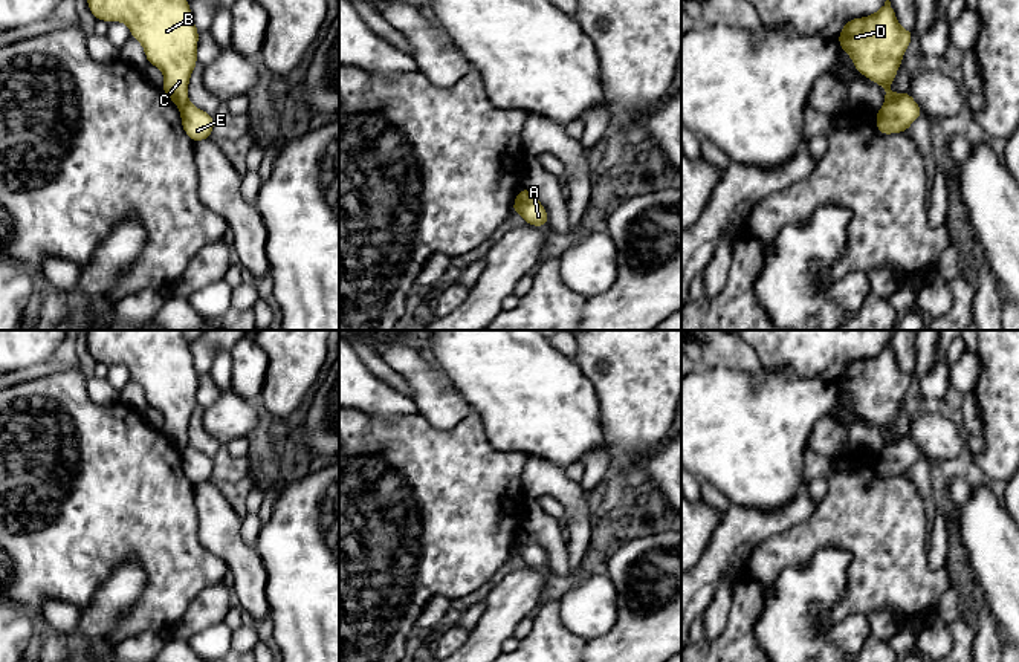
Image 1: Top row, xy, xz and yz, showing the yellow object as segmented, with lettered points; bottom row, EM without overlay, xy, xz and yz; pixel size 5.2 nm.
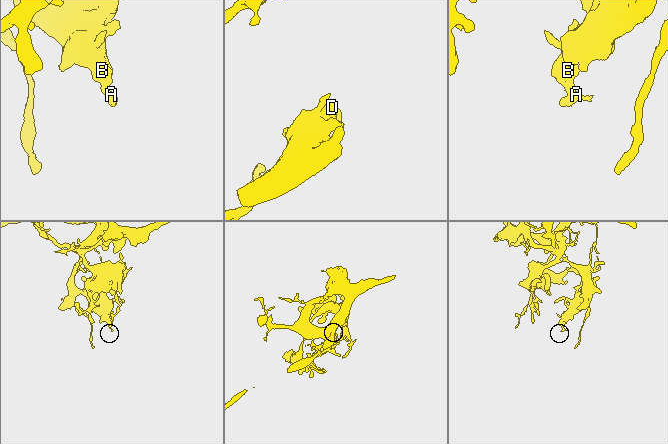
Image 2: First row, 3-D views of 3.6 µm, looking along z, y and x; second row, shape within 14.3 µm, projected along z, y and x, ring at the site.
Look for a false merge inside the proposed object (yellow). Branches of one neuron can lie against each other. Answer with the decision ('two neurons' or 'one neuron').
two neurons

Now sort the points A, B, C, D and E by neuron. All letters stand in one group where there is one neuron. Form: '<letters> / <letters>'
A E / B C D

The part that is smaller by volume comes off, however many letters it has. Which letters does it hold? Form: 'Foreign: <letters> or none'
Foreign: A, E

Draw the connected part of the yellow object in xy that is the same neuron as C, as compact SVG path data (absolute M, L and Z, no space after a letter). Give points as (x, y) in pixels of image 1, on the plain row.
M86 330L96 362L124 364L144 388L147 405L163 414L162 433L176 449L189 445L199 373L182 330Z

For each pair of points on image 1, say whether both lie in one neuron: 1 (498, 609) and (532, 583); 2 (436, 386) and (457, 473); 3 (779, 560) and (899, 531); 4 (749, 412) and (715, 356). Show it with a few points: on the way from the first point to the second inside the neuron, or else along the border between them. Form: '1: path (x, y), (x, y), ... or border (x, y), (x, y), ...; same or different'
1: path (506, 606), (524, 589); same
2: border (474, 412), (445, 430), (436, 430), (419, 416); different
3: path (808, 537), (819, 531), (870, 531); same
4: border (697, 367), (756, 373); different

